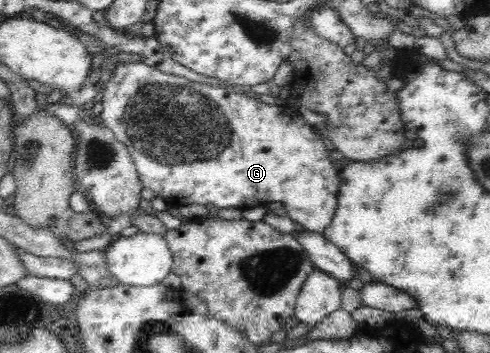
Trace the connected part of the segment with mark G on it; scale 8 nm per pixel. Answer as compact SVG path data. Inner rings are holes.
M138 61L116 62L109 74L110 79L105 82L100 100L100 105L102 105L102 112L98 116L100 124L110 129L114 139L126 147L126 150L130 153L130 158L134 161L136 172L143 186L150 188L154 195L163 198L167 206L178 208L190 204L201 204L207 207L212 204L216 209L236 208L243 211L255 206L266 206L272 202L282 202L282 207L287 211L290 219L300 224L308 232L323 233L325 228L331 224L337 204L340 175L330 161L329 150L326 149L326 145L316 136L311 125L302 119L297 107L287 104L266 104L258 98L249 97L244 93L236 93L231 85L230 88L222 88L222 85L218 88L212 88L205 82L192 82L181 76L169 75Z

